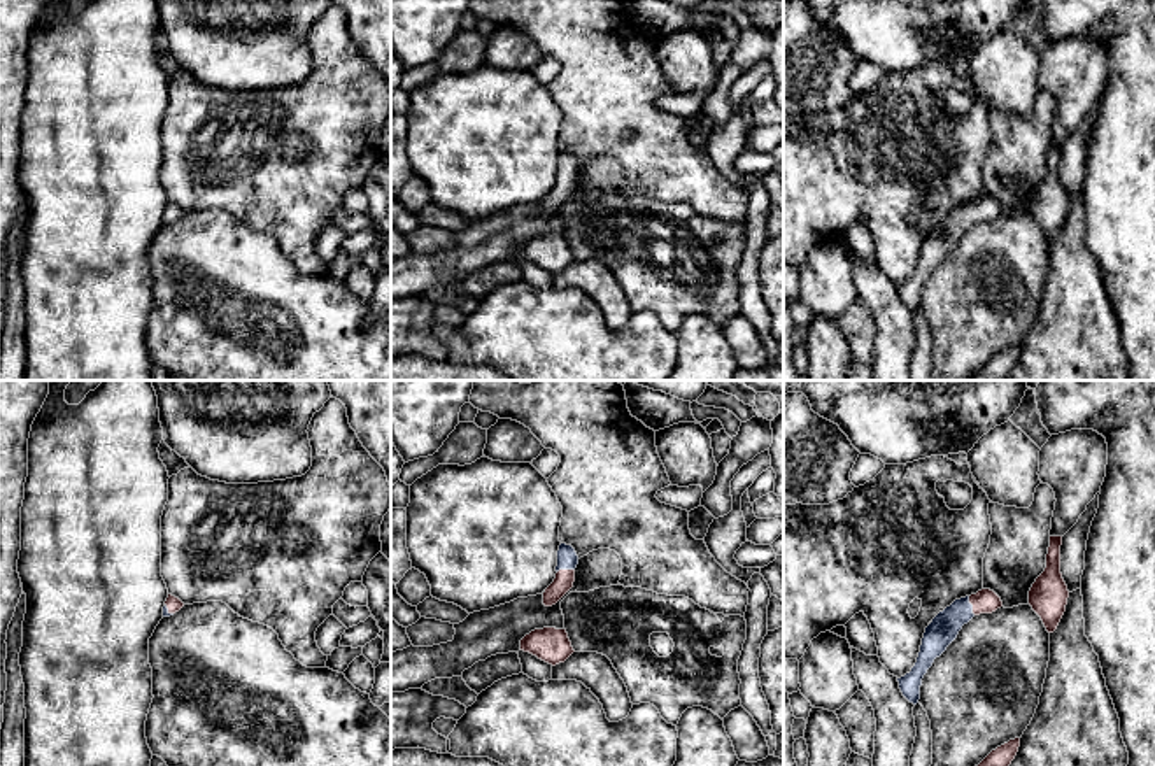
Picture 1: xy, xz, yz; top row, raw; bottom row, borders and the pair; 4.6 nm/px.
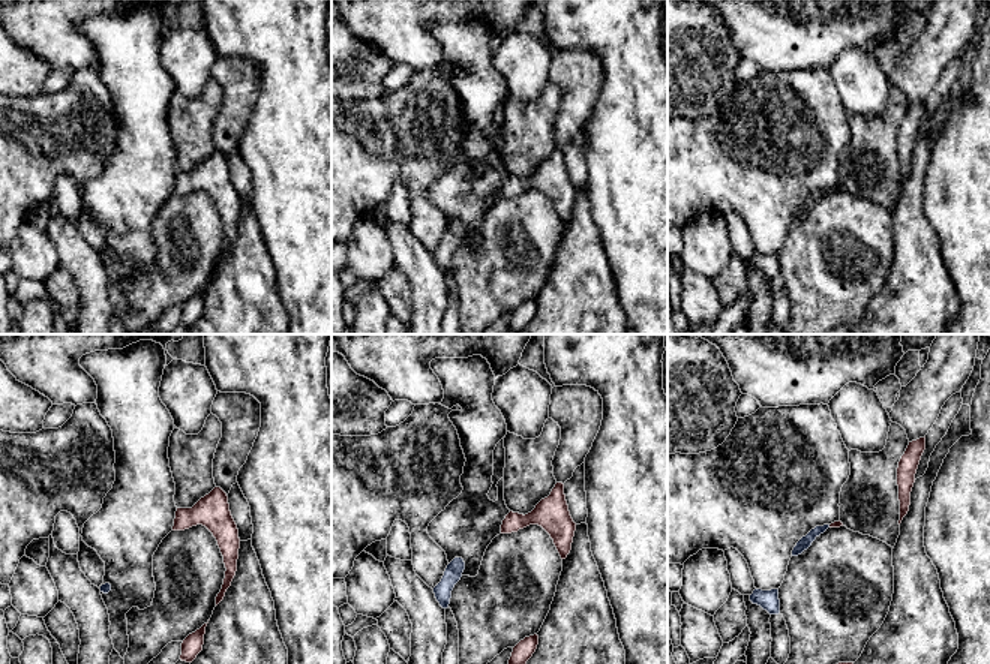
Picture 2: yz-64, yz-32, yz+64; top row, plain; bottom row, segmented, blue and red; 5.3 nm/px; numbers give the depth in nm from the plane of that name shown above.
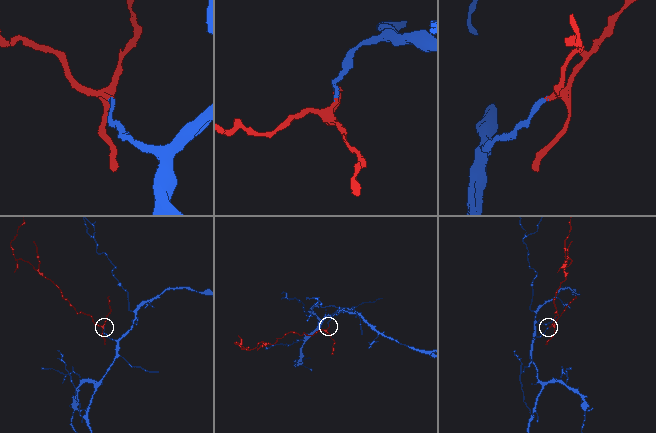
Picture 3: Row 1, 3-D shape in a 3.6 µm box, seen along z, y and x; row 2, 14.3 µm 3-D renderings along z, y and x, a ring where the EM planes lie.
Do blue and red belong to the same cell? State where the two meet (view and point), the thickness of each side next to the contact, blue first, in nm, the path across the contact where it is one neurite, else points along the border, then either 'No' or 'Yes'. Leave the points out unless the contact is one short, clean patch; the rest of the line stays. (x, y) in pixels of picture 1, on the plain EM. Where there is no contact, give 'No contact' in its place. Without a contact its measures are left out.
Touches blue at yz (971, 212). Thickness 140 nm (blue) against 110 nm. Path across: yz (945, 234), (971, 212), (984, 209). Yes

